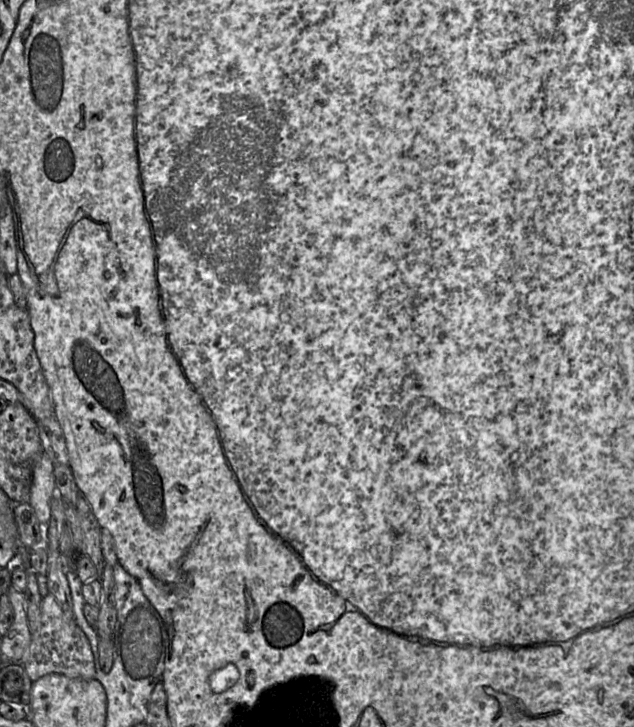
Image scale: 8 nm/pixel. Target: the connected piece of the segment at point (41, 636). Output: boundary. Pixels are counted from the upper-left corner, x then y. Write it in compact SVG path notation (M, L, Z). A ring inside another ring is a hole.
M51 593L42 597L39 626L31 635L30 645L22 663L33 682L49 673L63 674L71 678L95 679L94 656L88 638L74 619L65 617Z

